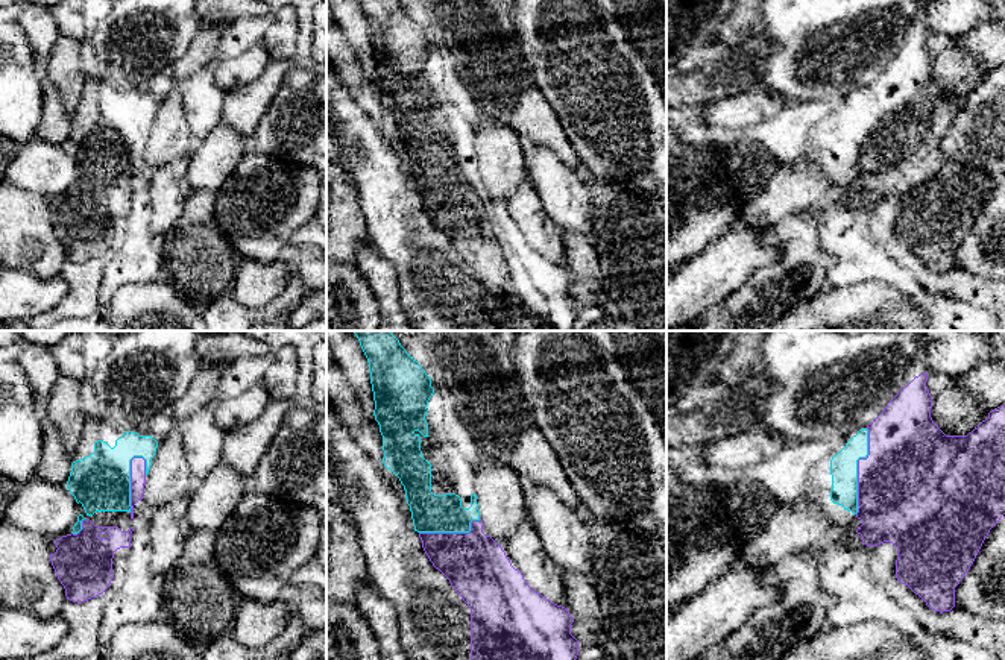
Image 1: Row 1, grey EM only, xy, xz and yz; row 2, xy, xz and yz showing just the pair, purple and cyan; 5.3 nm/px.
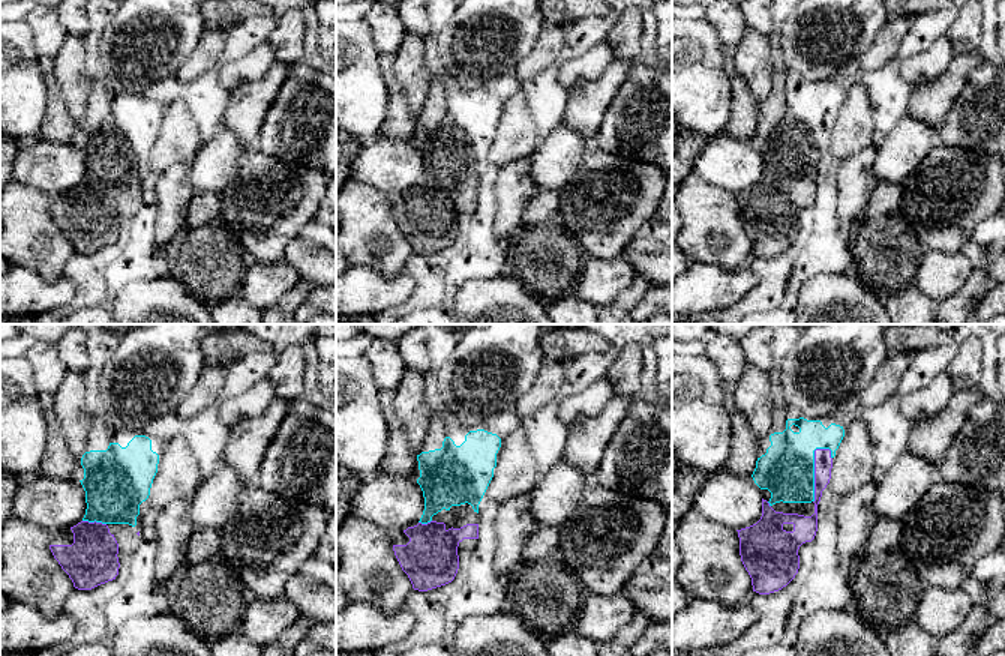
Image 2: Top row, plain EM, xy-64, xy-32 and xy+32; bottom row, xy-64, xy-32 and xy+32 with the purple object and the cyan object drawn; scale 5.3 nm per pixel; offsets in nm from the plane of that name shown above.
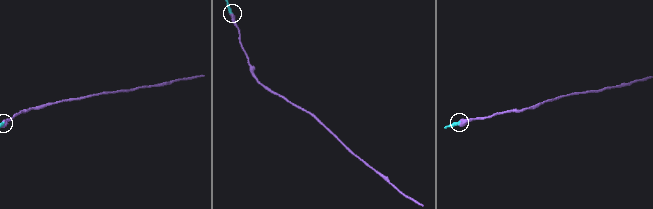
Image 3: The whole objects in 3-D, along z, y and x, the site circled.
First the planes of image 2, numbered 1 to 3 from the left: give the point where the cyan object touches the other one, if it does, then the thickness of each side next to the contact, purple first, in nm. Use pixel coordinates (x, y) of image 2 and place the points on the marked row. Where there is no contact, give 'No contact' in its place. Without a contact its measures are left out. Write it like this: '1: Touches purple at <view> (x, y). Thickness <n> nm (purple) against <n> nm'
1: Touches purple at xy-64 (95, 521). Thickness 280 nm (purple) against 360 nm
2: Touches purple at xy-32 (425, 524). Thickness 300 nm (purple) against 260 nm
3: Touches purple at xy+32 (815, 470). Thickness 100 nm (purple) against 300 nm

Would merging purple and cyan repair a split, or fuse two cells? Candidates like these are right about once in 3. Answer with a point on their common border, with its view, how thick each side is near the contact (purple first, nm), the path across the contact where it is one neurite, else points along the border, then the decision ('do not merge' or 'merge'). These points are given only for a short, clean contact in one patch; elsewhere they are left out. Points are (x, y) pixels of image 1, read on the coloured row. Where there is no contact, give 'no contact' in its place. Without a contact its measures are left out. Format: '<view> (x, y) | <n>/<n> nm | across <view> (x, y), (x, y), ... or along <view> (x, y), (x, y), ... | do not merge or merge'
yz (858, 469) | 480/140 nm | do not merge

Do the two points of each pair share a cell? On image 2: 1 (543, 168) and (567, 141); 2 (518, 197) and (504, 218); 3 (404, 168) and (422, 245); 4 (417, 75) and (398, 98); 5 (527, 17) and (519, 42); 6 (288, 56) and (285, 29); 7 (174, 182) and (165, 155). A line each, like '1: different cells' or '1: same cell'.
1: same cell
2: same cell
3: same cell
4: different cells
5: same cell
6: same cell
7: different cells

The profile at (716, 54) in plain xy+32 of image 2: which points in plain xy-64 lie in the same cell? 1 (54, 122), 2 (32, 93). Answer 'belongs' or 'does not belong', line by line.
1: does not belong
2: belongs

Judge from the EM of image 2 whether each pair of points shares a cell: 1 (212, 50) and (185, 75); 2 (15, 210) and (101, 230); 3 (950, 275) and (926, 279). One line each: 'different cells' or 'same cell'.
1: same cell
2: different cells
3: same cell

